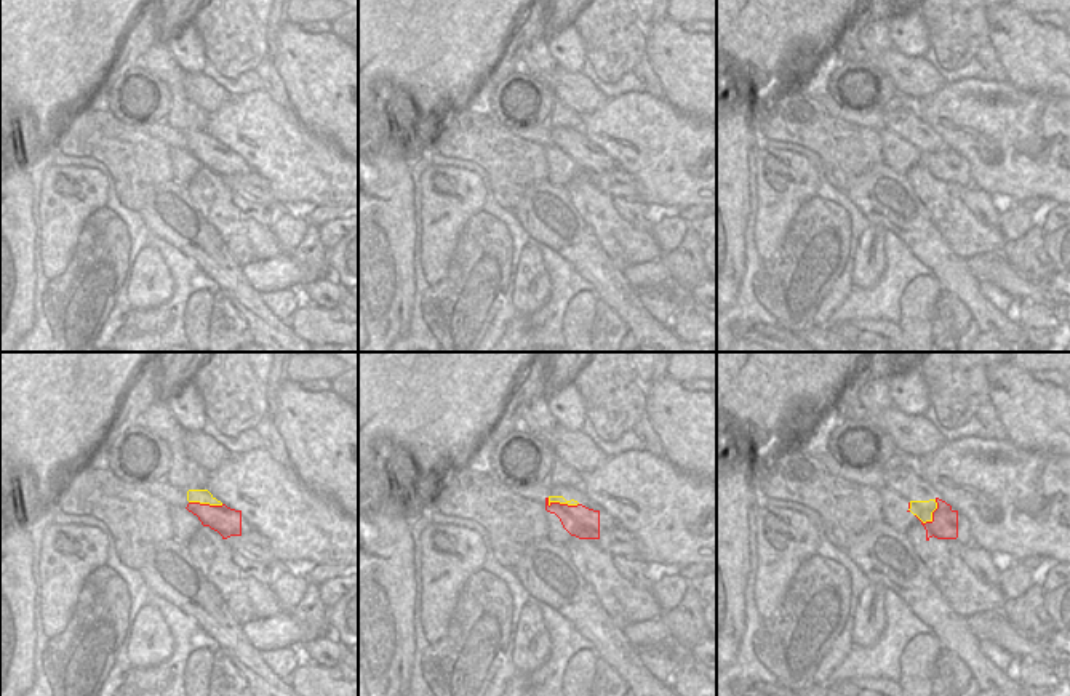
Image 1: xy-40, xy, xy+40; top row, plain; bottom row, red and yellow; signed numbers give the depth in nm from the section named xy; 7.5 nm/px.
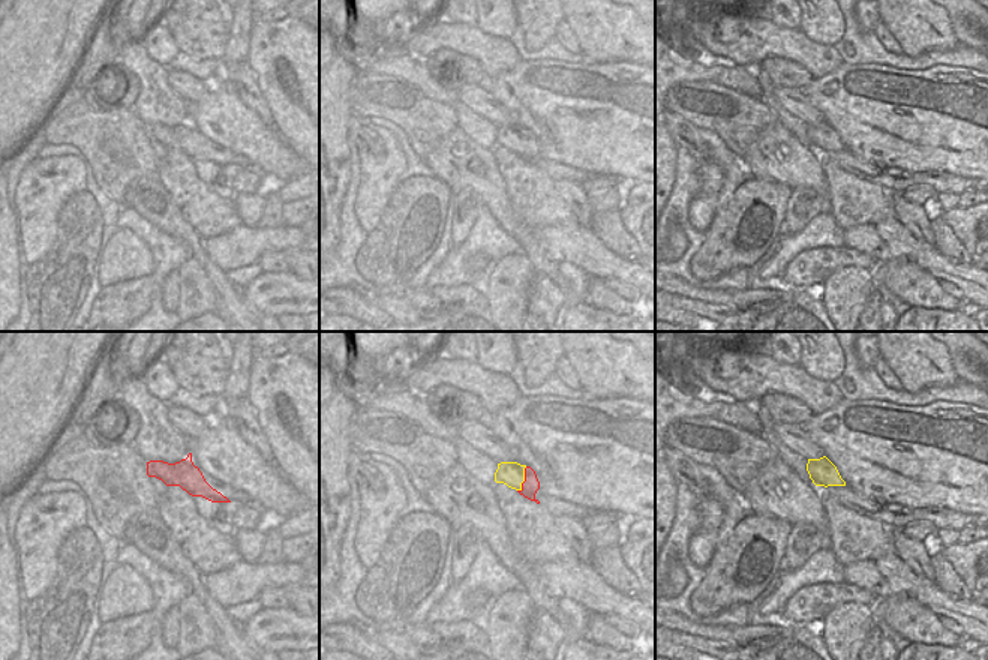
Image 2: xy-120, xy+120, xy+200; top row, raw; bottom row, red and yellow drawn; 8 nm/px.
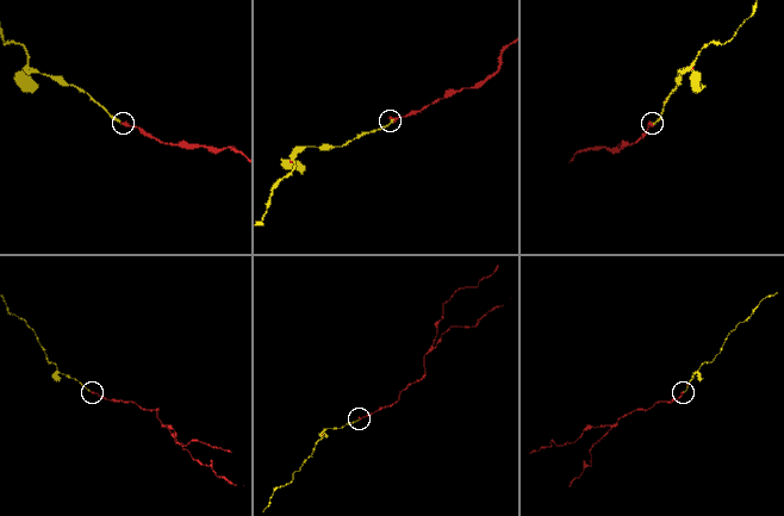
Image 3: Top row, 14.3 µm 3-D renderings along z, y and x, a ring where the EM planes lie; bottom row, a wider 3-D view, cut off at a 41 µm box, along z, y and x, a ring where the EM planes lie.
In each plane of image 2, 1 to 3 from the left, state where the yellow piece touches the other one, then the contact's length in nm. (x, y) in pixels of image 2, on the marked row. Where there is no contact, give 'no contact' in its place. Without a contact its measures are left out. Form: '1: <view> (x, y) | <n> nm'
1: no contact
2: xy+120 (525, 479) | 220 nm
3: no contact

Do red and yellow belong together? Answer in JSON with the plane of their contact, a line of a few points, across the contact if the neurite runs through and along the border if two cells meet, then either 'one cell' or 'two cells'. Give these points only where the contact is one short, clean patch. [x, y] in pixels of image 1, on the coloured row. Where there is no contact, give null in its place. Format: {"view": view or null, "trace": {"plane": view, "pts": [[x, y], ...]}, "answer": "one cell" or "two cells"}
{"view": "xy+40", "answer": "two cells"}

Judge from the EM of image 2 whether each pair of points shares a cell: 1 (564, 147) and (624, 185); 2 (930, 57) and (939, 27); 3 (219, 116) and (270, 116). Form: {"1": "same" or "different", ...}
{"1": "same", "2": "different", "3": "different"}

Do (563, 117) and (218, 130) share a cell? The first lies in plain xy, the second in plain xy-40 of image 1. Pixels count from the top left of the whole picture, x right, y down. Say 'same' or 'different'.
different

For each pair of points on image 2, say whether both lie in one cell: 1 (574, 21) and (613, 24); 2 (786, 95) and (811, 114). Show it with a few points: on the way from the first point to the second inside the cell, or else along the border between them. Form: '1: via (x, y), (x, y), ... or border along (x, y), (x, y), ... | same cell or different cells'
1: via (583, 21), (604, 24) | same cell
2: via (792, 99), (805, 111) | same cell

